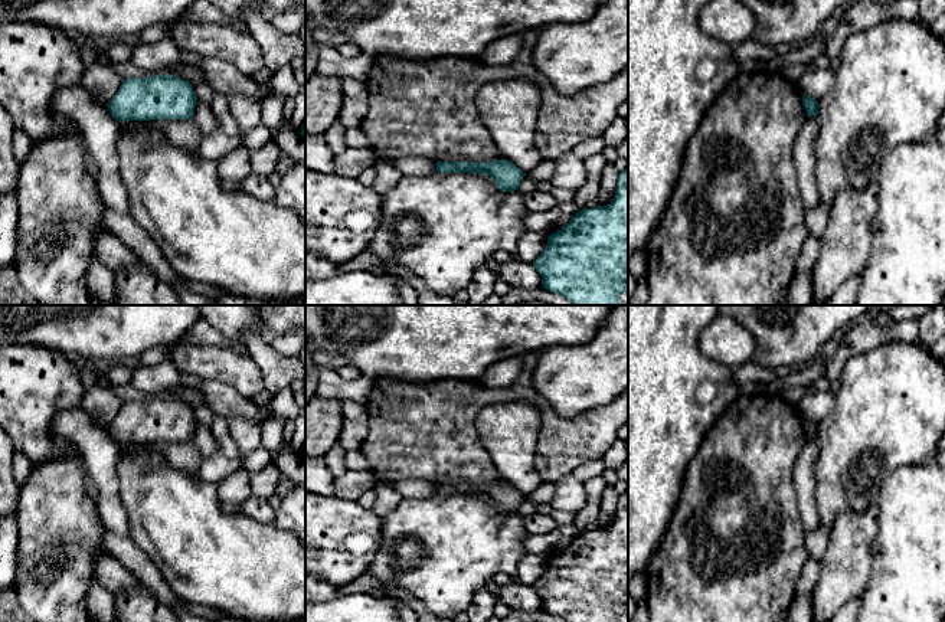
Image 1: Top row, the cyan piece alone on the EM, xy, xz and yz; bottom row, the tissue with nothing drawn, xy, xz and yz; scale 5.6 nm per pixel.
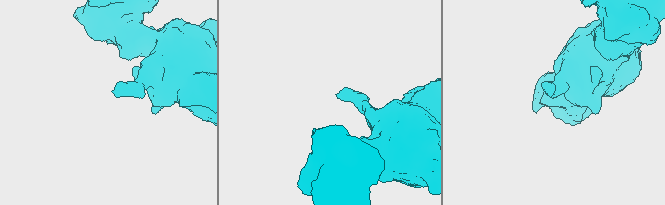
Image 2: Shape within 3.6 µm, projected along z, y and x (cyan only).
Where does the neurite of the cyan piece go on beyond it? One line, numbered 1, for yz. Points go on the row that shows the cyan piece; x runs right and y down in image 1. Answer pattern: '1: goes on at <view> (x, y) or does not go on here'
1: does not go on here

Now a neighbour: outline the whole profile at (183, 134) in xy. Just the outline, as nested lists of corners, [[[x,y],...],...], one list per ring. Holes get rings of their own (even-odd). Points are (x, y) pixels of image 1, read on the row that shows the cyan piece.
[[[150,120],[120,122],[121,128],[131,132],[148,130],[157,132],[161,140],[184,151],[194,151],[200,143],[200,134],[192,120]]]

